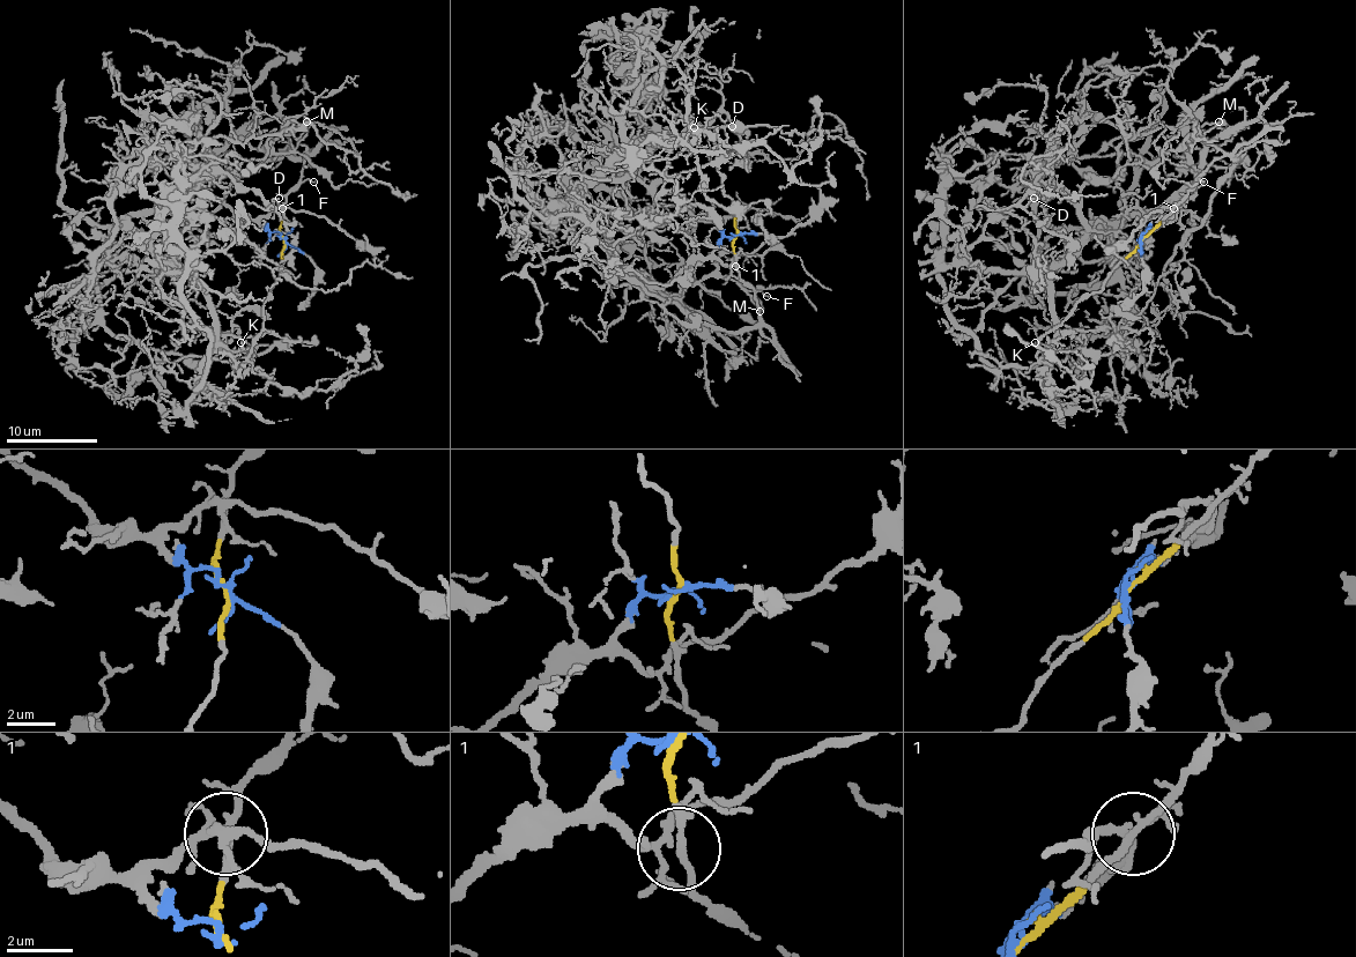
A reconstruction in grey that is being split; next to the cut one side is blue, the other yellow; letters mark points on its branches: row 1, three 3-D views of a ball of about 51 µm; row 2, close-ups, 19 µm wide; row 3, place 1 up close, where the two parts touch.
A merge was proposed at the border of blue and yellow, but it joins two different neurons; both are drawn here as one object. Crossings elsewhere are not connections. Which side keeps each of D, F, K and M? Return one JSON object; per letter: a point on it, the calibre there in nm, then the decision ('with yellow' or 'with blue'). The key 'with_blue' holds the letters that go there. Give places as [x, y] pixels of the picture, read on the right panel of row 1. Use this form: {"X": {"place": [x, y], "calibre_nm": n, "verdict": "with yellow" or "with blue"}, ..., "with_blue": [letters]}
{"D": {"place": [1034, 198], "calibre_nm": 120, "verdict": "with blue"}, "F": {"place": [1203, 182], "calibre_nm": 100, "verdict": "with yellow"}, "K": {"place": [1035, 342], "calibre_nm": 110, "verdict": "with blue"}, "M": {"place": [1219, 121], "calibre_nm": 110, "verdict": "with blue"}, "with_blue": ["D", "K", "M"]}

